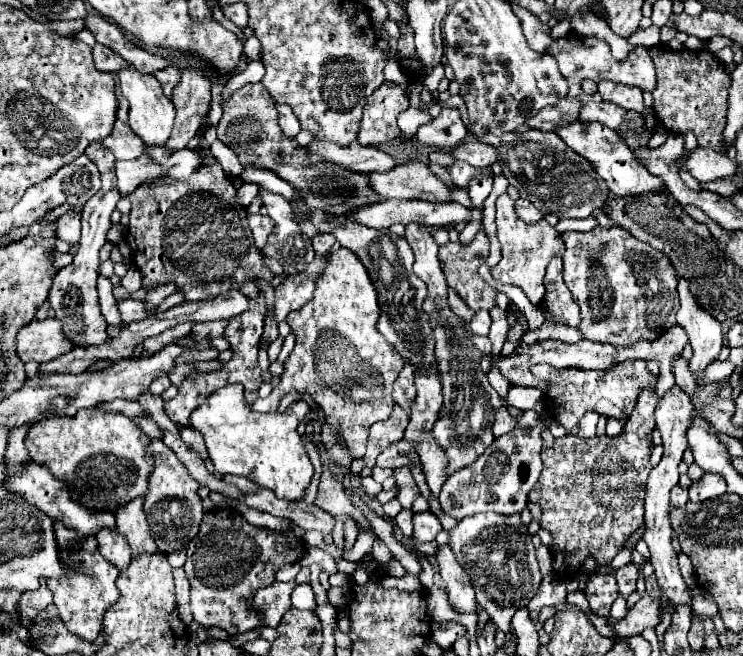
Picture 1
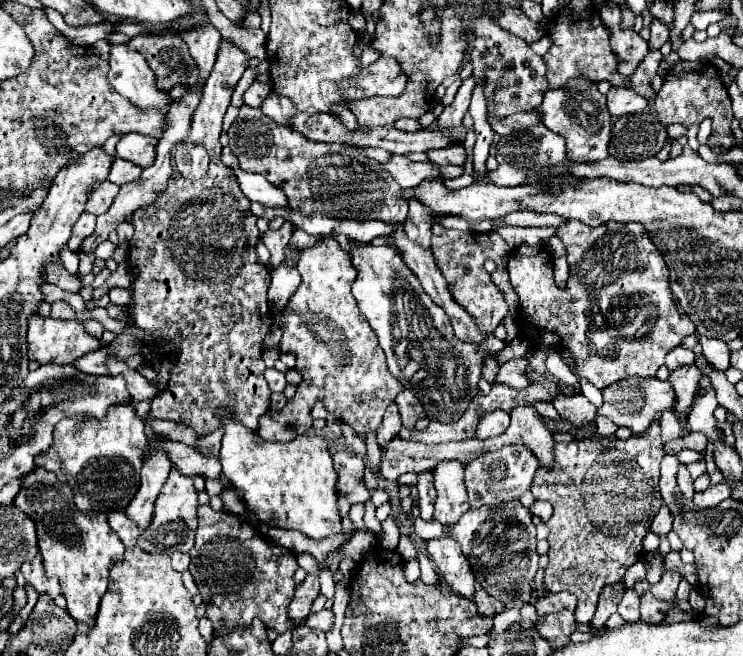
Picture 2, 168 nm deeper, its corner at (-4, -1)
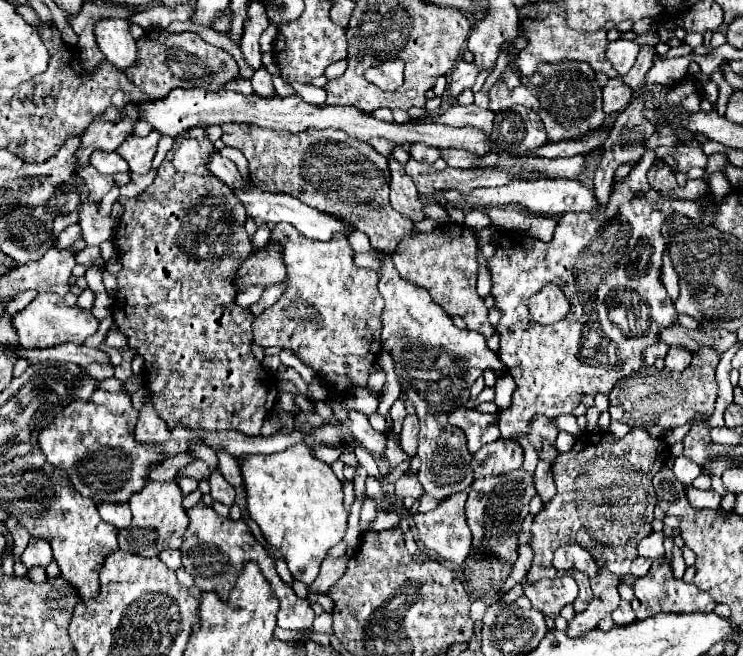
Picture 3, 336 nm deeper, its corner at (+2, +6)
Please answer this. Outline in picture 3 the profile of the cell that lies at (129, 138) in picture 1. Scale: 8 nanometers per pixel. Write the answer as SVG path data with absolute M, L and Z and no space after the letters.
M151 132L145 138L139 136L129 136L119 148L117 152L127 160L129 170L135 174L145 174L151 170L151 160L157 152L157 142L159 142L161 134Z

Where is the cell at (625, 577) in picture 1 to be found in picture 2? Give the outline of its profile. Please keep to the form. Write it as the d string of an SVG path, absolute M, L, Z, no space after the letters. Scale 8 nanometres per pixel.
M625 589L623 601L619 603L619 615L629 623L637 623L639 621L639 601L641 601L641 595L635 589Z

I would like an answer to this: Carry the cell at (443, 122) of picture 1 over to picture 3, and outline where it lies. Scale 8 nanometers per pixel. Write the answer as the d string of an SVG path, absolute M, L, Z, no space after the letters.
M461 60L457 64L457 68L453 70L451 74L451 82L449 82L449 90L451 90L451 96L457 98L465 88L471 88L475 84L475 78L479 74L479 68L473 64L473 62L465 62Z

